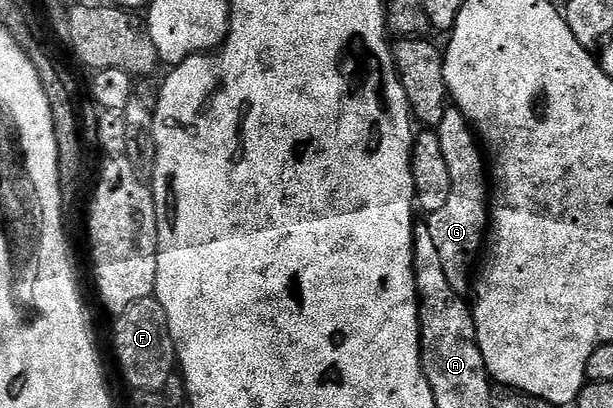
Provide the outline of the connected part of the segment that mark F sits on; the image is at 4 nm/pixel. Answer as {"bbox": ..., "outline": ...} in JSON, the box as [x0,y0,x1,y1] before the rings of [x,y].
{"bbox":[115,295,177,391],"outline":[[[152,295],[133,303],[115,321],[115,357],[123,368],[123,377],[135,391],[159,391],[177,369],[175,340],[171,338],[165,311]]]}

